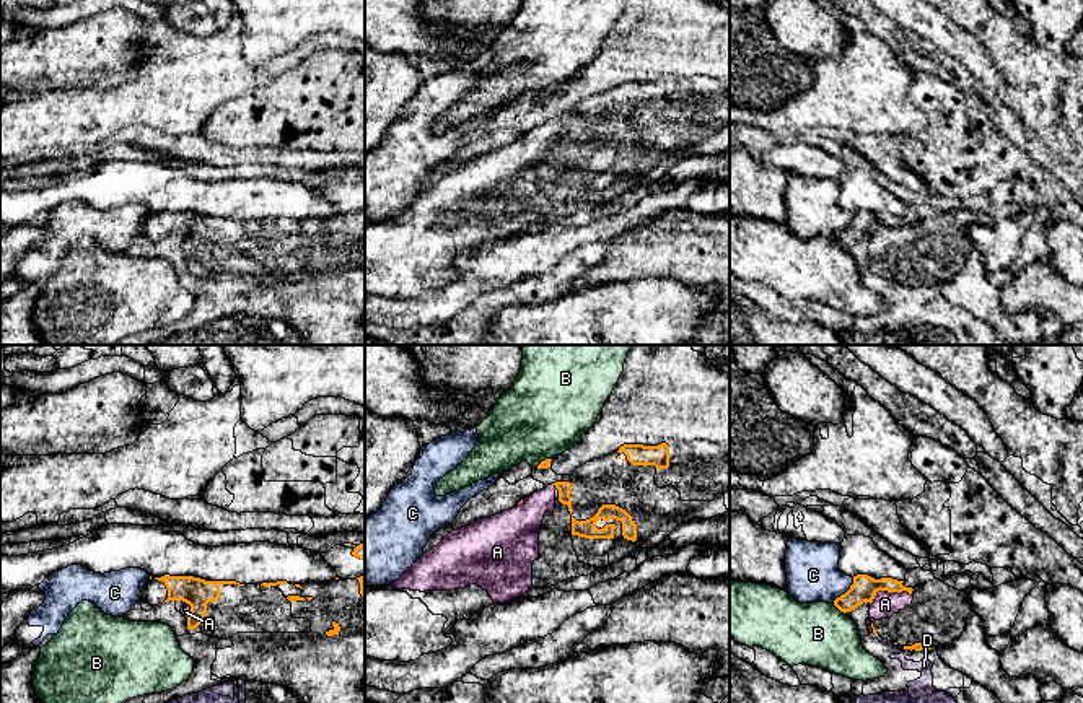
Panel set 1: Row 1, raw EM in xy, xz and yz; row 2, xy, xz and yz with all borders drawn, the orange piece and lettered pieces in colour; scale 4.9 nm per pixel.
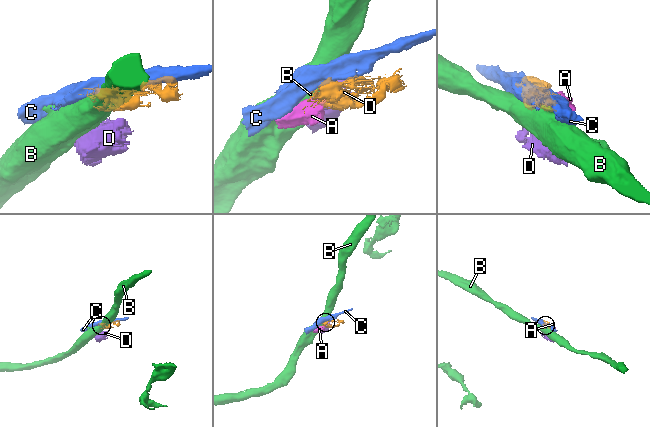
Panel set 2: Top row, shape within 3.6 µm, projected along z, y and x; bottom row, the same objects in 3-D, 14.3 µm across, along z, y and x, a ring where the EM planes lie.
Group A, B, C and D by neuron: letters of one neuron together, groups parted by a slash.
A / B / C / D

